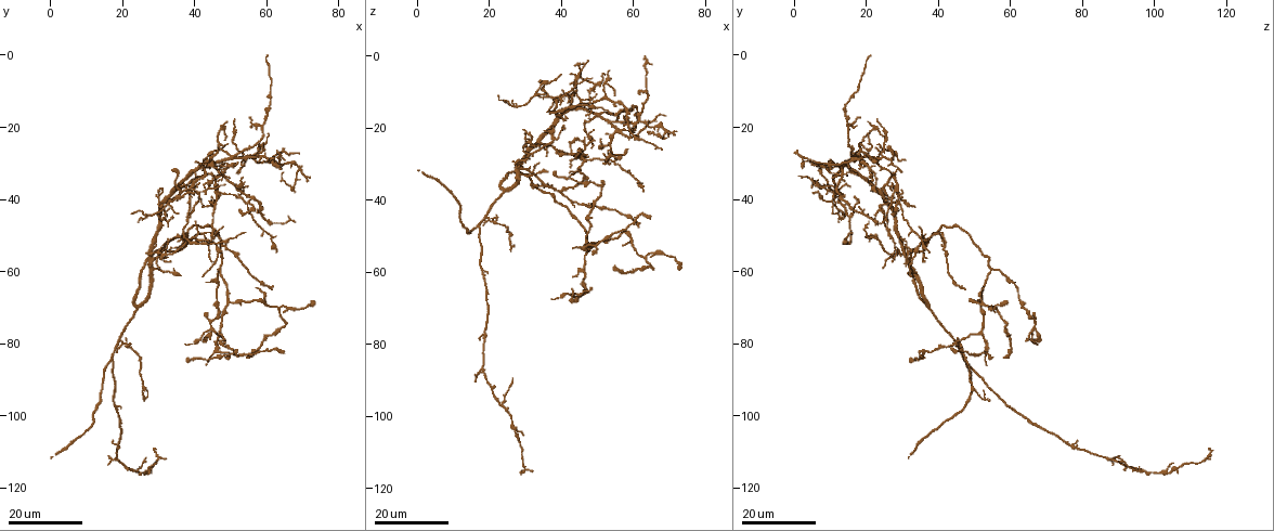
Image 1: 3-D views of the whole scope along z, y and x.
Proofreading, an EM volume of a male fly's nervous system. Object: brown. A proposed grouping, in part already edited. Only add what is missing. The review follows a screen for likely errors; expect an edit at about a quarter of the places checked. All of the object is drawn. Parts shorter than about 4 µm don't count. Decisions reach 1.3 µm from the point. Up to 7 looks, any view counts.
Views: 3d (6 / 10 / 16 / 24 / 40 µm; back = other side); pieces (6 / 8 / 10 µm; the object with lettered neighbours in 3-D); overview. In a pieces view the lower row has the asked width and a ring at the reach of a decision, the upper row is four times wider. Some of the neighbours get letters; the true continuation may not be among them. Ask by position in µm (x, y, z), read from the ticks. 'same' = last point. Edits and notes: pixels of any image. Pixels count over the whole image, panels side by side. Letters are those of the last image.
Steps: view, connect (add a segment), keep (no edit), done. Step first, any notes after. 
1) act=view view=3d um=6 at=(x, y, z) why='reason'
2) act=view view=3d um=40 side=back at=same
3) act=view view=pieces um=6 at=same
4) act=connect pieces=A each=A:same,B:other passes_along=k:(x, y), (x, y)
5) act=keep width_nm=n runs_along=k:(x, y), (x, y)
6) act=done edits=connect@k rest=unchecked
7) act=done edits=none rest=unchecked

act=view view=3d um=24 at=(59.5, 0.5, 20.5) why='thin end'

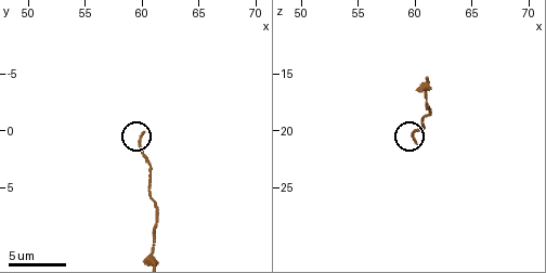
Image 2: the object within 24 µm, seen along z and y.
act=view view=pieces um=10 at=(60.2, 0.2, 21.2)

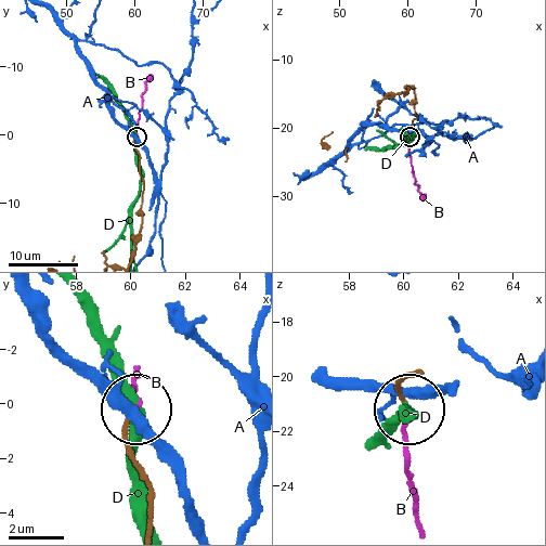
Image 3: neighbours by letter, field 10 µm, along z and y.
act=connect pieces=B each=A:other,B:same,D:other passes_along=3:(139, 153), (133, 140), (150, 74) found='the neuron continues'

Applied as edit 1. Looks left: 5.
act=view view=overview

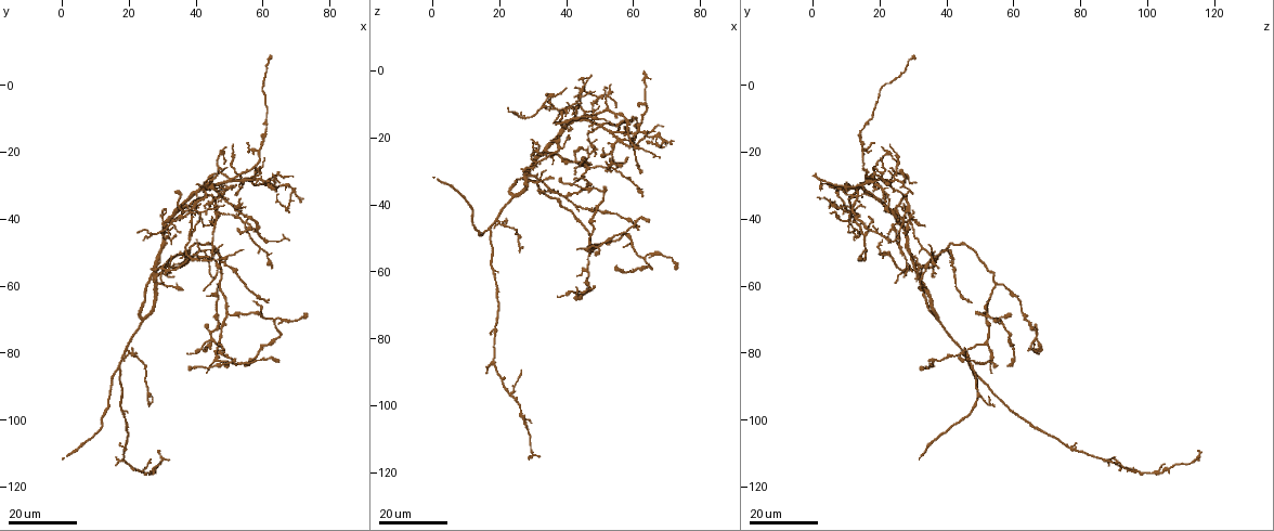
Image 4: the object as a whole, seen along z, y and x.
act=view view=3d um=24 at=(64.5, 82.0, 45.0) why='branch stops here'

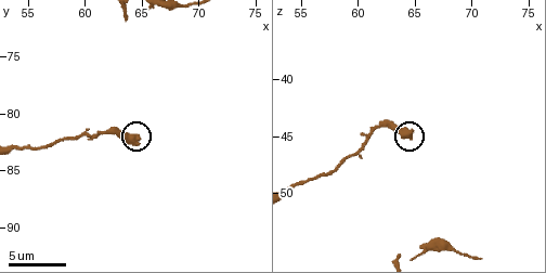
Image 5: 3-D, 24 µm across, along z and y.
act=view view=pieces um=10 at=(64.6, 82.6, 44.8)

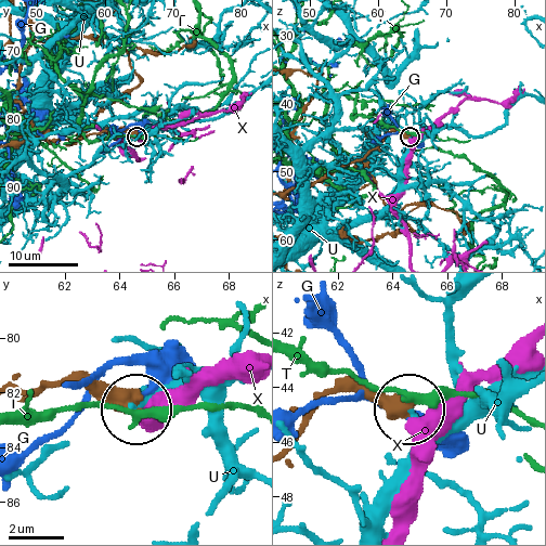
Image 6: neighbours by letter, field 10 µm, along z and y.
act=keep each=G:other,T:other,U:other,X:other runs_along=6:(21, 390), (95, 384), (134, 410) found='no lettered segment goes on from it'

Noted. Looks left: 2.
act=view view=3d um=24 at=(0.5, 111.5, 32.0) why='end of a long branch'

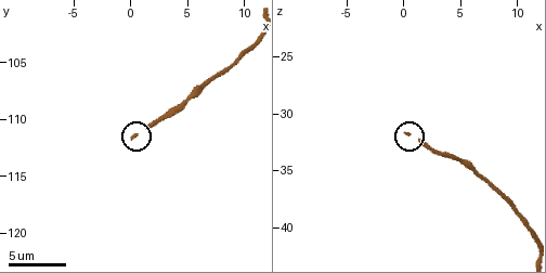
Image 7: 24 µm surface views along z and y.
act=view view=pieces um=8 at=(0.2, 111.6, 31.8) why='what lies round it'

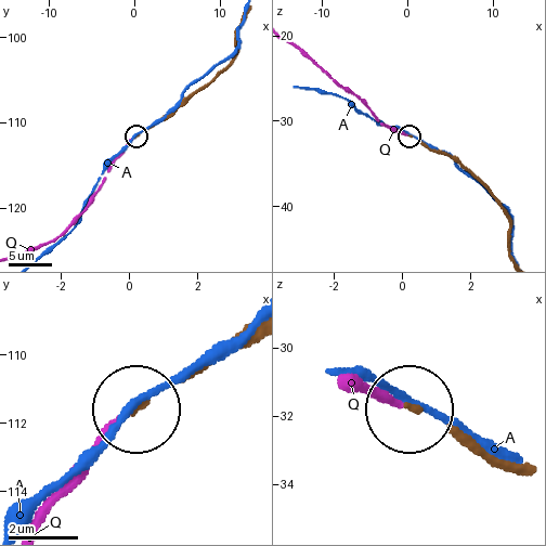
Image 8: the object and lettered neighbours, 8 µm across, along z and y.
act=connect pieces=Q each=A:other,Q:same passes_along=8:(163, 115), (133, 139), (88, 206), (56, 236), (25, 251) found='the neuron continues'

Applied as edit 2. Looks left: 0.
act=done edits=connect@3,connect@8 rest=unchecked

